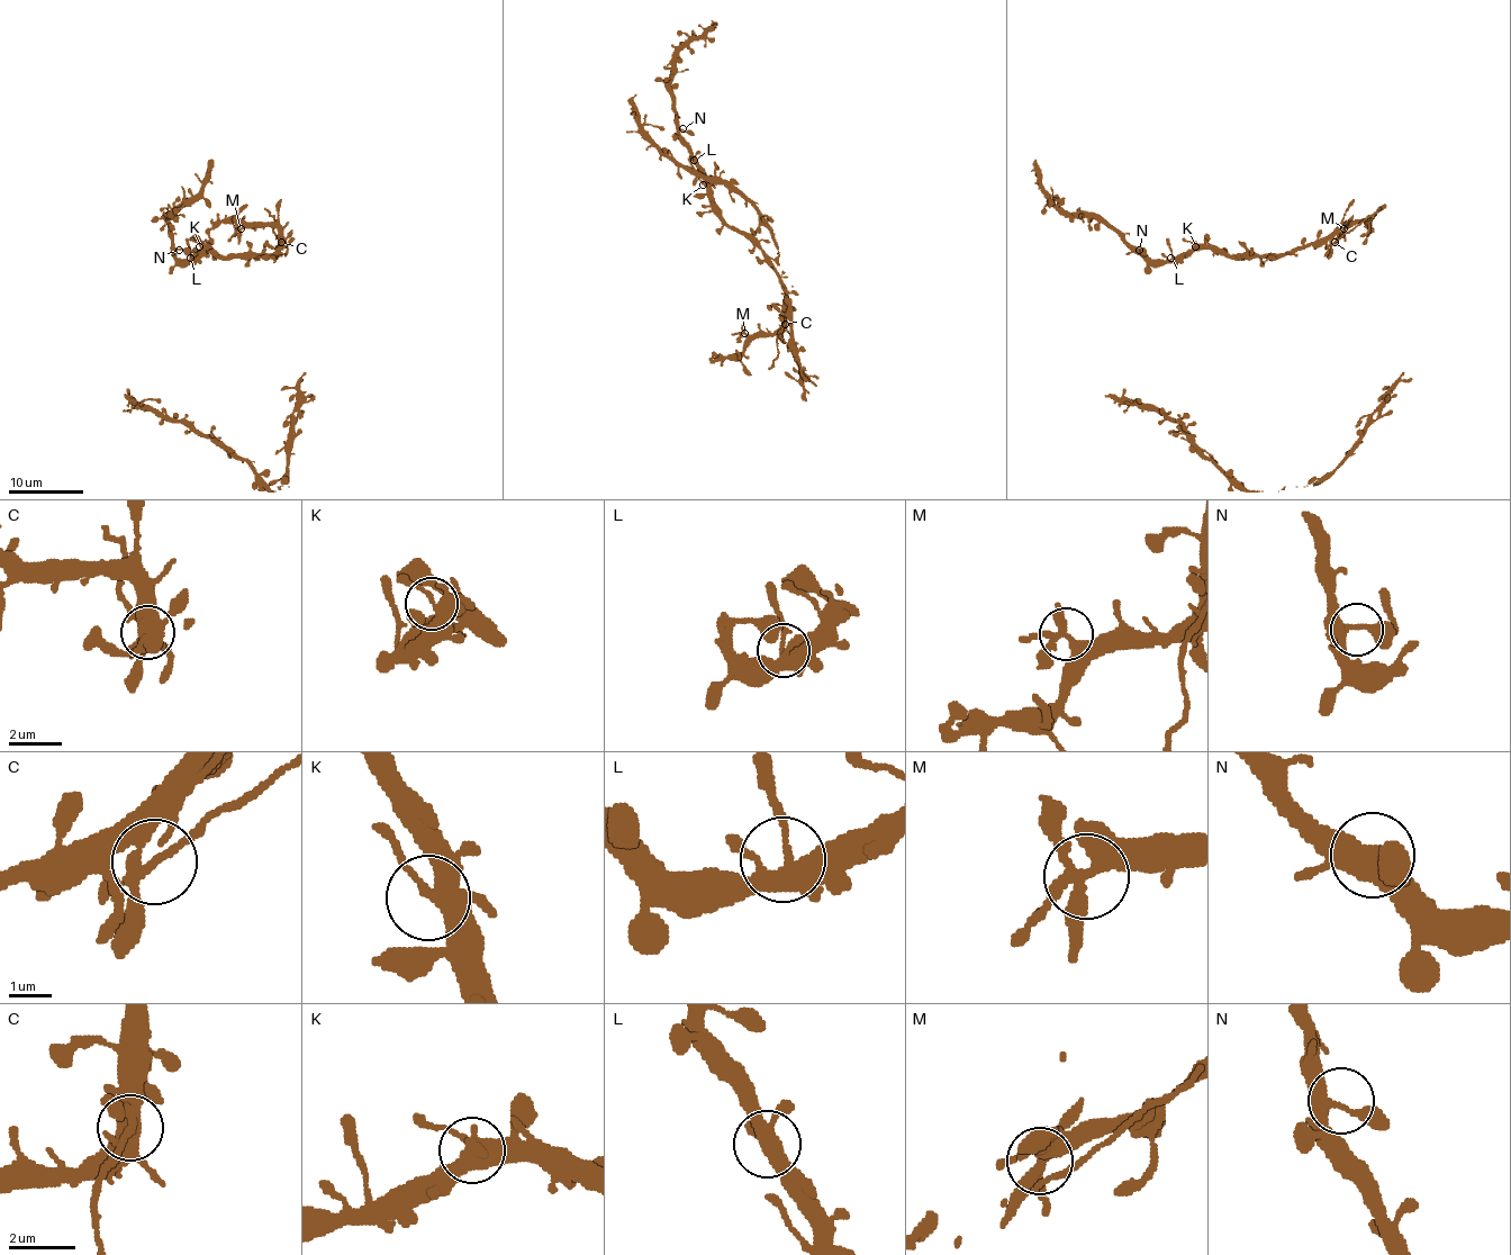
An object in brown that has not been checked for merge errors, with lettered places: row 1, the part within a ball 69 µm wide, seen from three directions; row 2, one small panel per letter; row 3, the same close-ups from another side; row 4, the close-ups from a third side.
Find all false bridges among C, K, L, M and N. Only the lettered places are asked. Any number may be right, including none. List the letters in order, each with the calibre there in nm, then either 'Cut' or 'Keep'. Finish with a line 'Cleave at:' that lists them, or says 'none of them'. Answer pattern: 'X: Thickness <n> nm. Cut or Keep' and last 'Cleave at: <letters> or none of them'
C: Thickness 190 nm. Cut
K: Thickness 360 nm. Keep
L: Thickness 400 nm. Keep
M: Thickness 320 nm. Cut
N: Thickness 360 nm. Keep
Cleave at: C, M

